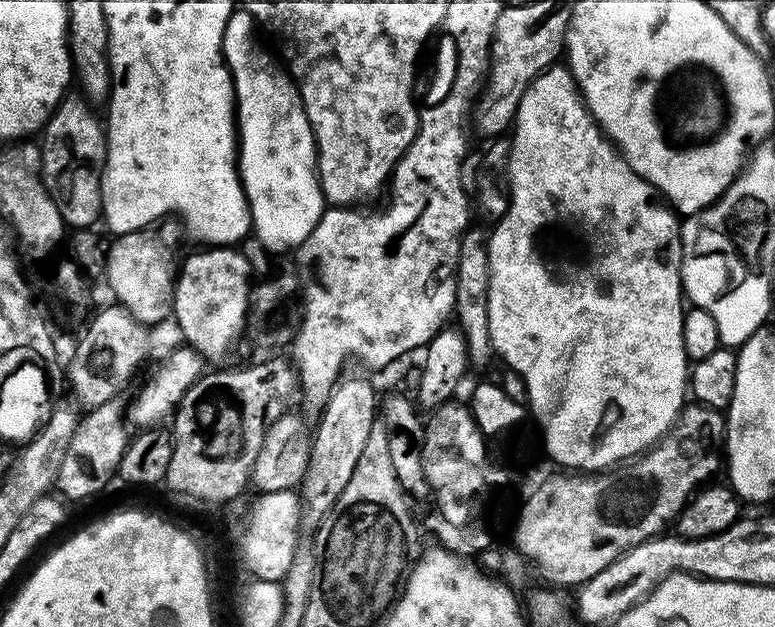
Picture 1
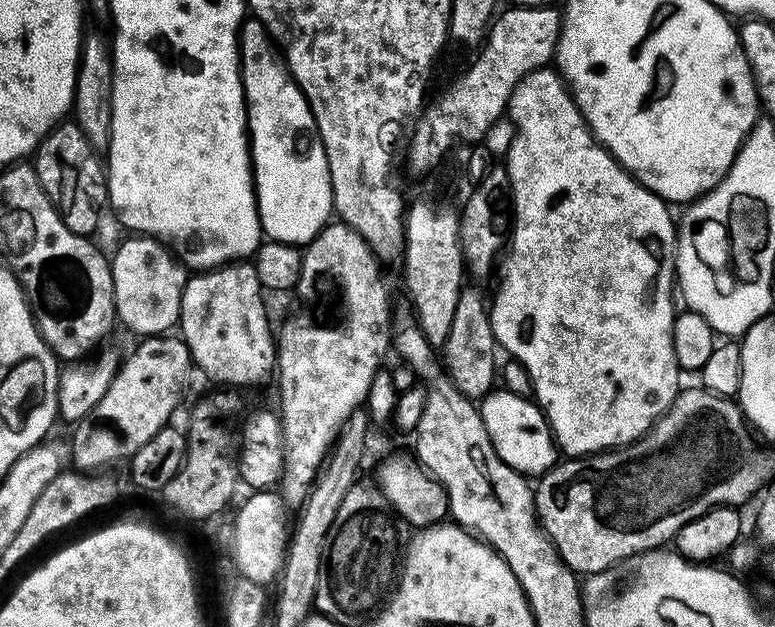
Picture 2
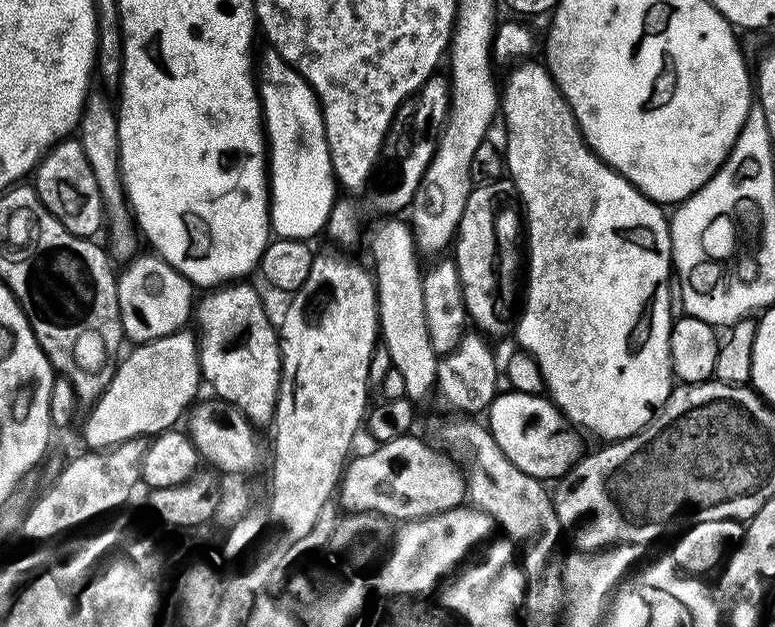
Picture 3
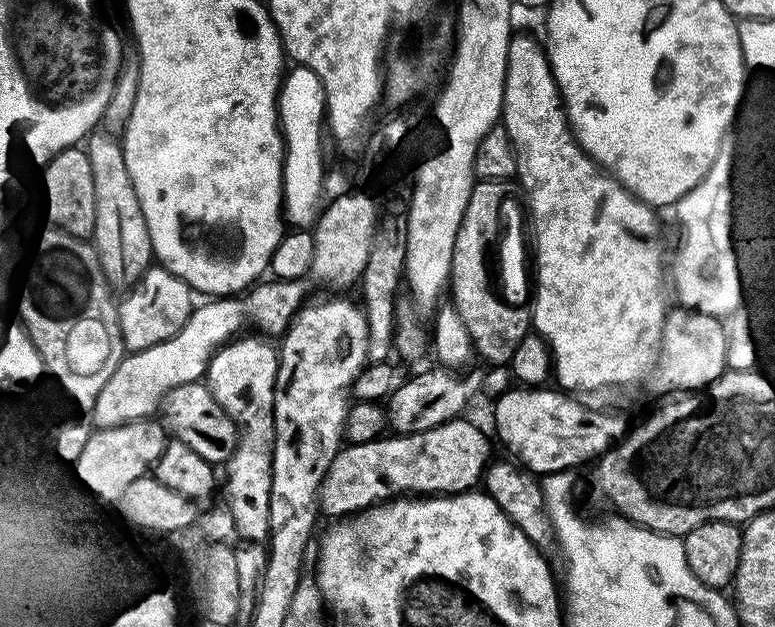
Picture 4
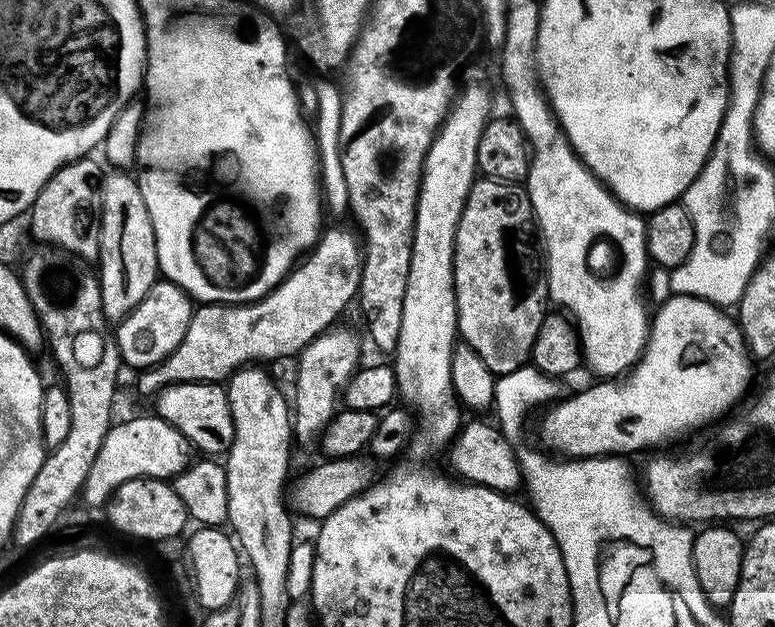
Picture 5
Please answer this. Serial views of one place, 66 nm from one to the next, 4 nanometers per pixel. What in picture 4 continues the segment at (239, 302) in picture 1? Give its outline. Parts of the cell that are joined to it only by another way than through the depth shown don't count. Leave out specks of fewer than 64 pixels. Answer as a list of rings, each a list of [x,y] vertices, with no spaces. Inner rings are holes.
[[[241,335],[233,339],[223,347],[217,349],[208,364],[206,383],[208,389],[214,394],[214,398],[230,414],[230,418],[236,423],[238,435],[236,449],[232,451],[232,457],[226,461],[228,468],[228,501],[226,507],[233,514],[233,520],[239,535],[248,542],[267,541],[270,536],[270,492],[272,490],[272,451],[276,442],[276,369],[278,367],[278,352],[272,348],[267,339],[259,335]]]

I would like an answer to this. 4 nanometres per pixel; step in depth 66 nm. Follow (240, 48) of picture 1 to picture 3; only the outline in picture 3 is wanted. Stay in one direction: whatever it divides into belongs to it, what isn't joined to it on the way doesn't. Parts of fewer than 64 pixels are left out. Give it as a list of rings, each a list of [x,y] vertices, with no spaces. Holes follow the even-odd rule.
[[[268,46],[265,49],[258,56],[258,91],[270,173],[270,228],[277,237],[308,242],[312,240],[311,236],[321,235],[325,231],[332,206],[338,199],[338,185],[336,176],[332,173],[330,150],[326,142],[326,126],[318,98],[306,78],[292,69],[275,48]]]

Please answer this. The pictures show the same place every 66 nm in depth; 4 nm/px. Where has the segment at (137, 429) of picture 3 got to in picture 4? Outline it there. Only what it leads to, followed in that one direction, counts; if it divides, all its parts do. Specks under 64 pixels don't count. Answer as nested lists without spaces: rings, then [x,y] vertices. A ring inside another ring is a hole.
[[[305,276],[296,280],[263,281],[245,294],[212,298],[193,307],[186,325],[174,338],[144,351],[129,353],[120,361],[118,369],[102,388],[102,394],[96,403],[95,427],[100,430],[114,428],[130,421],[153,417],[155,411],[163,407],[166,397],[178,387],[199,383],[205,377],[208,364],[217,349],[235,339],[248,322],[267,337],[281,337],[305,303],[304,298],[312,286],[309,280]]]

